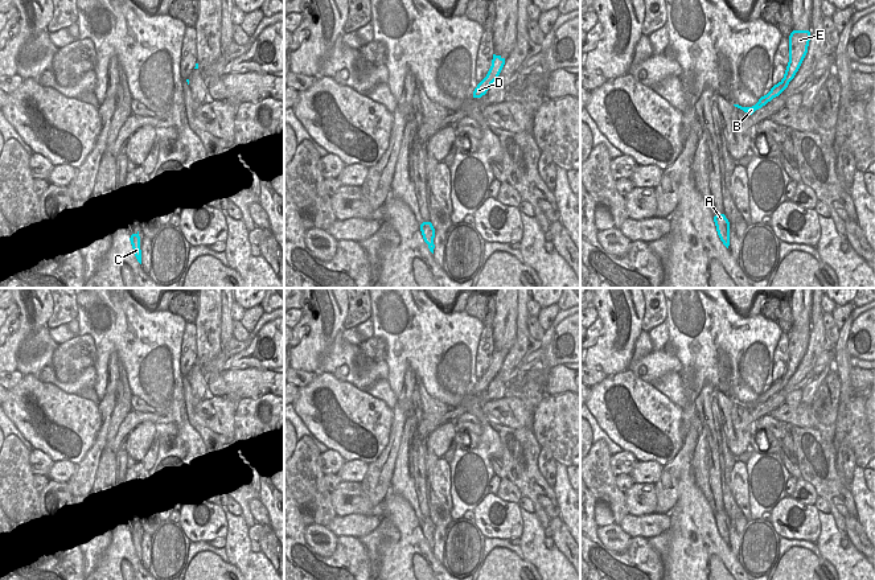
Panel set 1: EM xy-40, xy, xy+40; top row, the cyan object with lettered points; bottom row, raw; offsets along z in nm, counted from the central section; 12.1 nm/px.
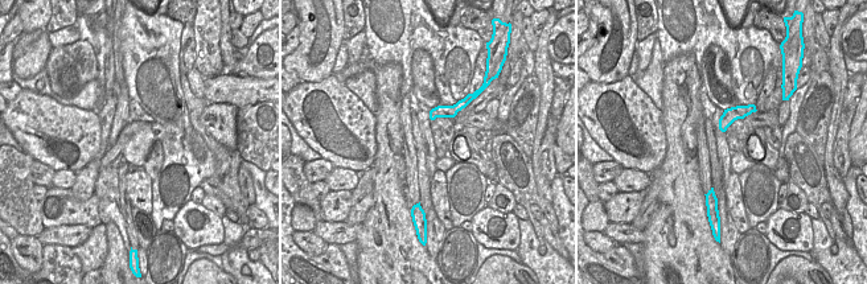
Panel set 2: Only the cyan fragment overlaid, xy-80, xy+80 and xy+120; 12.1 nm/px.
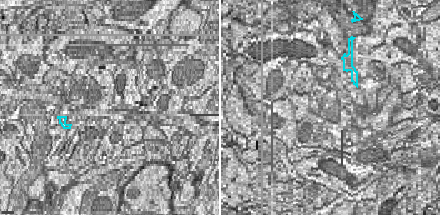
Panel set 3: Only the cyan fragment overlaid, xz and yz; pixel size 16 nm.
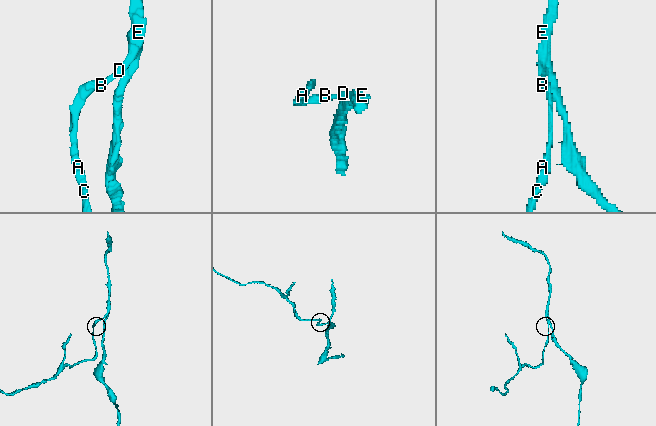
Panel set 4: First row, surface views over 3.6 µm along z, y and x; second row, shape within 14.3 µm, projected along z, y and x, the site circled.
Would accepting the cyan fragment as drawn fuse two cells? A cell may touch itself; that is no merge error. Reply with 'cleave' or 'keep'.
cleave

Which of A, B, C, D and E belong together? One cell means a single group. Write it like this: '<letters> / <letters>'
A B C D / E

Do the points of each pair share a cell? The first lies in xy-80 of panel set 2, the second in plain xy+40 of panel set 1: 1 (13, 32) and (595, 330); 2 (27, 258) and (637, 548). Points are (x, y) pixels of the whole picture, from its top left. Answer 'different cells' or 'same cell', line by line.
1: same cell
2: different cells

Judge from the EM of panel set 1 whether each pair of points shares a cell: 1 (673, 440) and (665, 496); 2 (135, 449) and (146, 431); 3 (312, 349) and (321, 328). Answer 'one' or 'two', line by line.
1: two
2: one
3: one

